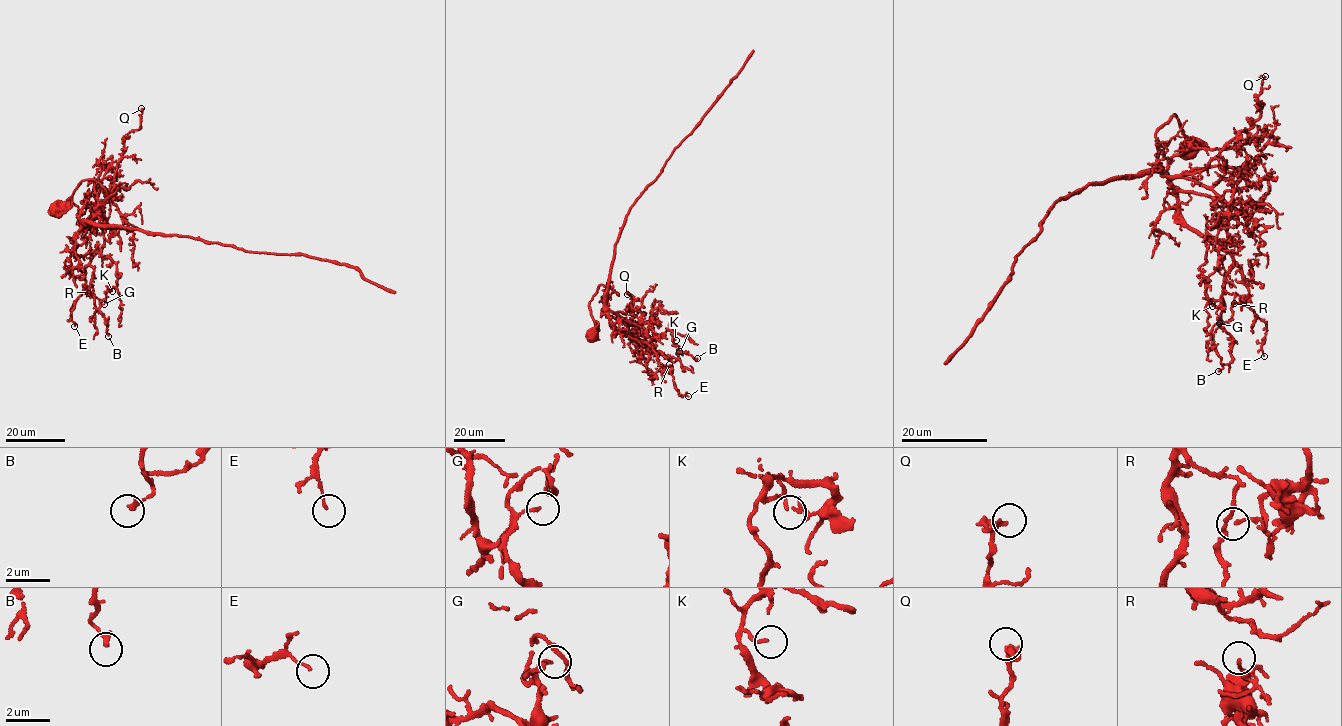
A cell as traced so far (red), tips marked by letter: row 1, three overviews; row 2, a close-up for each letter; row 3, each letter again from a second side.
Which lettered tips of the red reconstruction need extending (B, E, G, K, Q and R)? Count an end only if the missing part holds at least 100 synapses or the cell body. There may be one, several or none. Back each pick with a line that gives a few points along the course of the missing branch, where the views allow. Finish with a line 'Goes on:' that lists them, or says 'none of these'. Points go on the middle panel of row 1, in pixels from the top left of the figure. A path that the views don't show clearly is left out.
Goes on: none of these

